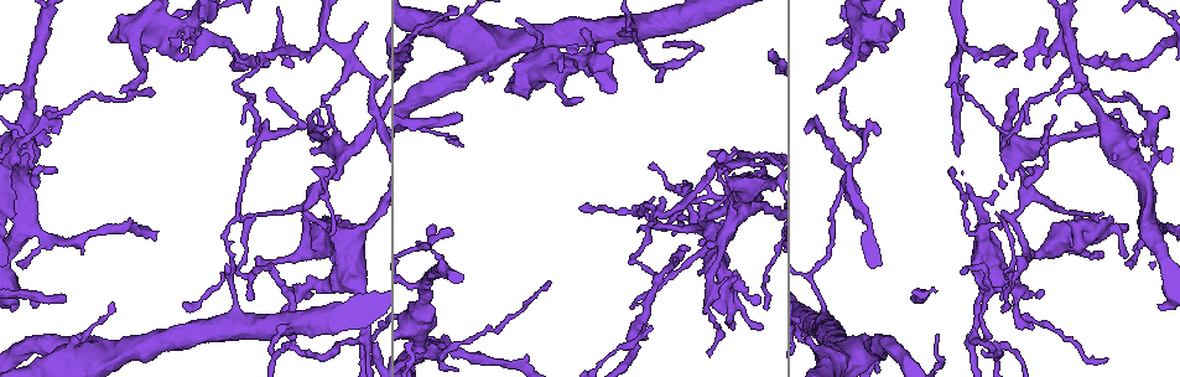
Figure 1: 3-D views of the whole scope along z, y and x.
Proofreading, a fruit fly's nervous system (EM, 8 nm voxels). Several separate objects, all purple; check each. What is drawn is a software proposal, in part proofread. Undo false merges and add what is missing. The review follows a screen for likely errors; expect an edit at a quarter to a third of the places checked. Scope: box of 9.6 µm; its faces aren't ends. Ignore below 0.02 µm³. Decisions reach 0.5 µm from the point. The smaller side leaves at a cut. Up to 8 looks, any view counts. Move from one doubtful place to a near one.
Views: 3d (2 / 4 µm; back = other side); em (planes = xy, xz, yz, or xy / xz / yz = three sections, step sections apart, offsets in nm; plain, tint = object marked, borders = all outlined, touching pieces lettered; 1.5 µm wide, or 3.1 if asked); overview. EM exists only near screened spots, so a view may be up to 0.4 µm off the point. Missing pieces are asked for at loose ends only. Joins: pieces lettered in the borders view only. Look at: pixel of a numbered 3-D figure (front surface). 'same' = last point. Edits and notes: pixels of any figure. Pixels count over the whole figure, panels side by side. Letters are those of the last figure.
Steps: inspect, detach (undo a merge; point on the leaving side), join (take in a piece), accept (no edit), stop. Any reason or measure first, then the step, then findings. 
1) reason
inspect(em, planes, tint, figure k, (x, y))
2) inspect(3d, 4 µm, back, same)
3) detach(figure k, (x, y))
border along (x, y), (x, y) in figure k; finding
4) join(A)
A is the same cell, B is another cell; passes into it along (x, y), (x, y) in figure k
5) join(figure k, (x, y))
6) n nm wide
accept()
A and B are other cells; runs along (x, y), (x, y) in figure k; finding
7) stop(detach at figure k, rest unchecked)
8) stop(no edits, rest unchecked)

three arms meet
inspect(em, planes, borders, figure 1, (26, 224))

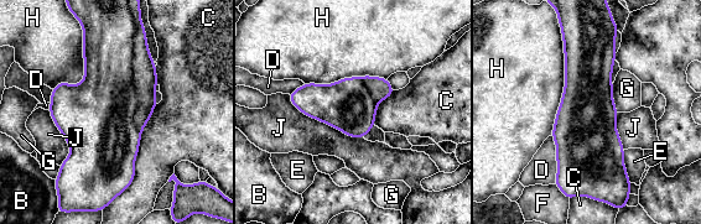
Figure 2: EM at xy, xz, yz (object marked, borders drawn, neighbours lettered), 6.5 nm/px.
accept()
B, C, D, E, F, G, H and J are other cells; border along (159, 103), (135, 178), (102, 211) in figure 2; continuous, no second neuron

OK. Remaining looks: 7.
two arms in line, one across
inspect(3d, 4 µm, figure 1, (362, 338))

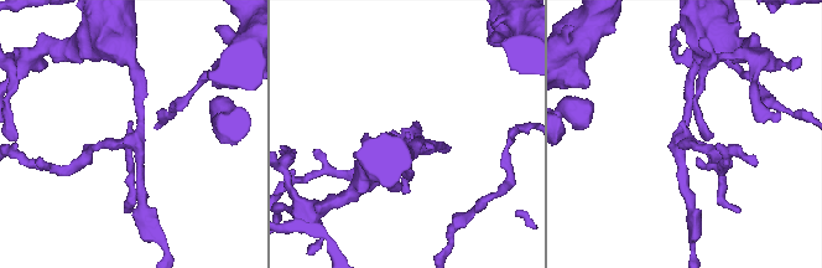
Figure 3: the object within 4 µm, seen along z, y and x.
need the tissue
inspect(em, yz, step 4, tint, figure 3, (133, 137))

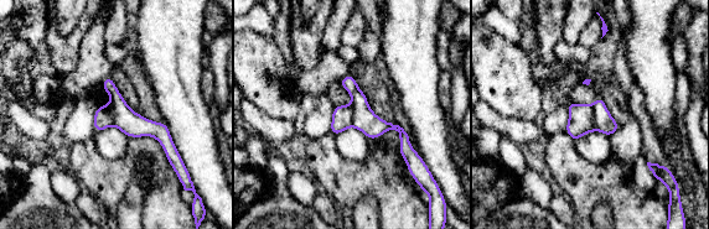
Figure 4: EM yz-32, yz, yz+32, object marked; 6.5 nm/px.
inspect(em, planes, borders, same)

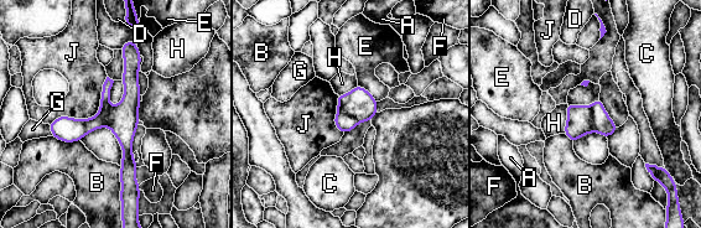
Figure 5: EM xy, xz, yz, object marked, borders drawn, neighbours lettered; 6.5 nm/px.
J touches over 500 nm
detach(figure 5, (602, 123))
A, B, C, D, E, F, G, H and J are other cells; the part that leaves runs along (109, 82), (92, 124), (53, 133) in figure 5; two neurons meet here

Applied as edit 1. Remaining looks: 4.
redraw
inspect(overview)

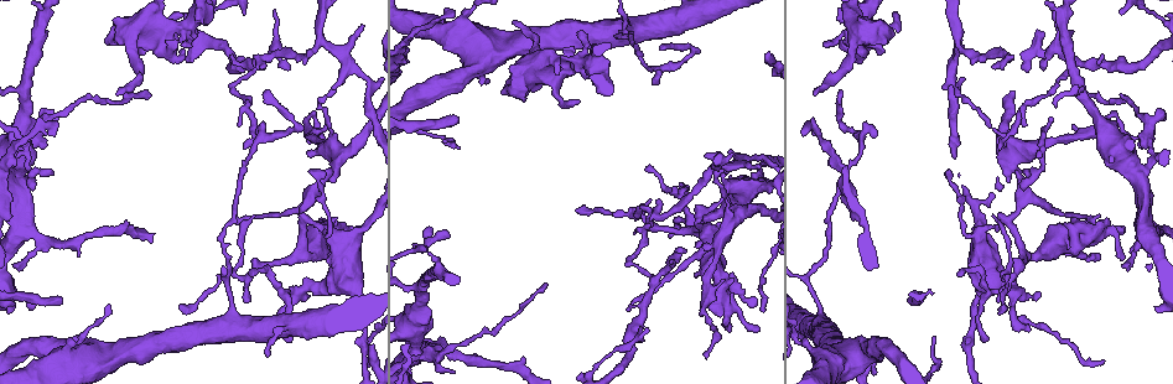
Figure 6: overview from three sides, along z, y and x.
a narrow waist
inspect(em, planes, plain, figure 6, (1147, 145))

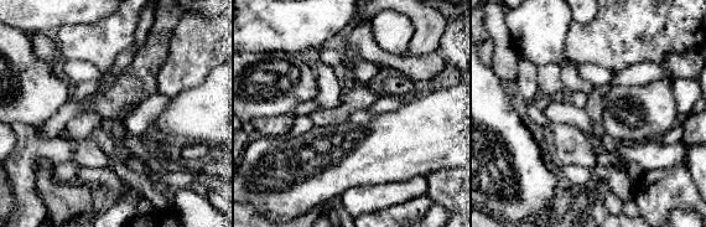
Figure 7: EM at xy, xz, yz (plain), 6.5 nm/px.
inspect(em, planes, tint, same)

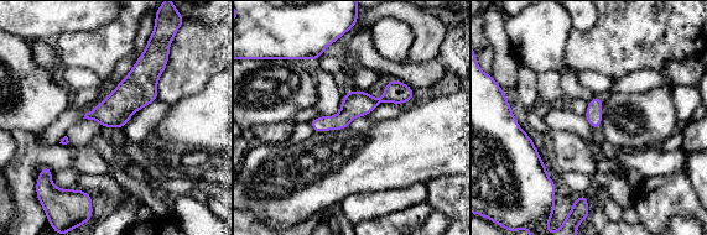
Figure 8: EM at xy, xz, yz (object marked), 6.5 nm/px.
what lies round it
inspect(em, planes, borders, same)

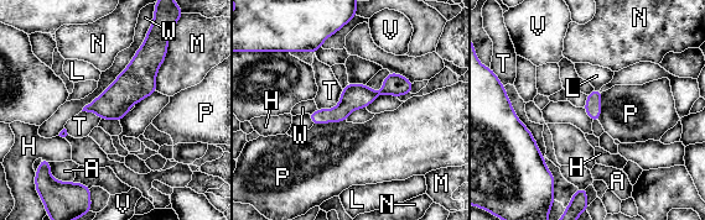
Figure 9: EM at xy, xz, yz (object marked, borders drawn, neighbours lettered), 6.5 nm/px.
accept()
A, H, L, M, N, P, T, V and W are other cells; runs along (409, 84), (312, 116) in figure 9; all the same neuron

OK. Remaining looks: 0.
stop(detach at figure 5, rest unchecked)

